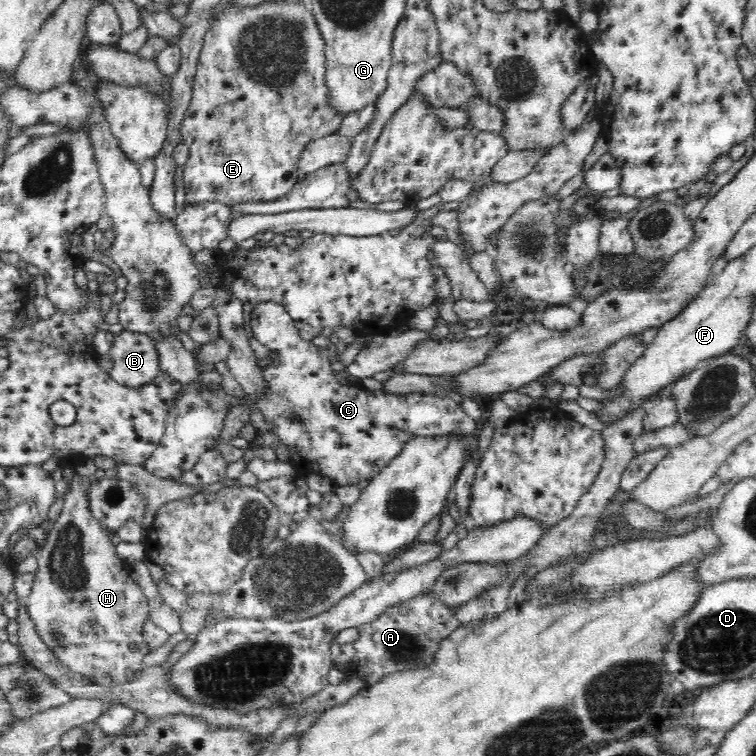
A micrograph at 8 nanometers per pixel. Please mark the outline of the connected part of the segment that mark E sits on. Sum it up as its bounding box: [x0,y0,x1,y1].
[179,2,342,207]

